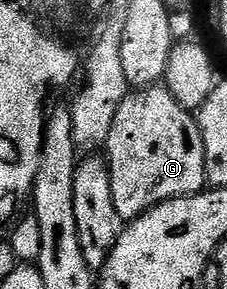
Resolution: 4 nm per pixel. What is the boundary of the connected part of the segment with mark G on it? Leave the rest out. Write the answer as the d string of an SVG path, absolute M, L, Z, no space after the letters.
M159 84L128 93L117 108L113 128L109 128L105 161L111 171L113 208L124 223L162 202L202 194L208 185L205 148L196 115L177 104Z

